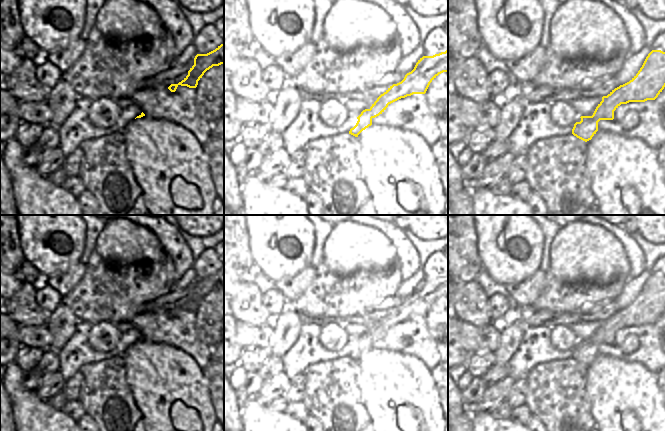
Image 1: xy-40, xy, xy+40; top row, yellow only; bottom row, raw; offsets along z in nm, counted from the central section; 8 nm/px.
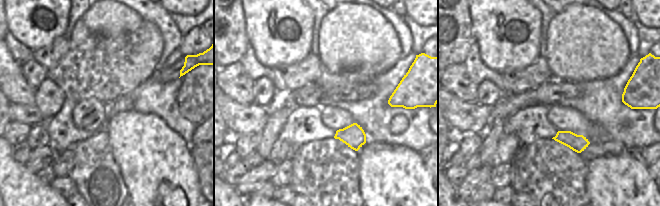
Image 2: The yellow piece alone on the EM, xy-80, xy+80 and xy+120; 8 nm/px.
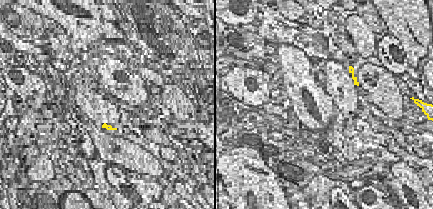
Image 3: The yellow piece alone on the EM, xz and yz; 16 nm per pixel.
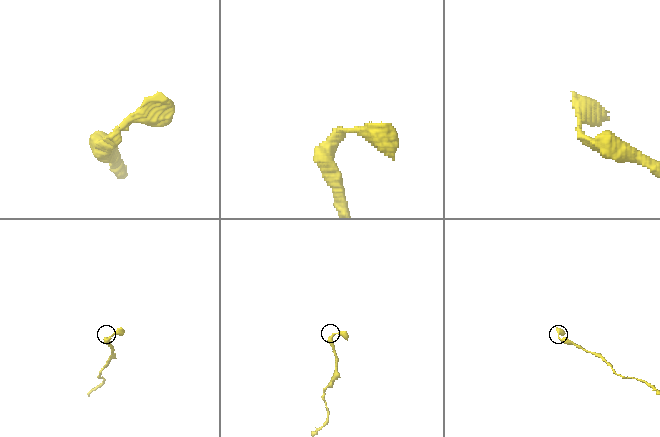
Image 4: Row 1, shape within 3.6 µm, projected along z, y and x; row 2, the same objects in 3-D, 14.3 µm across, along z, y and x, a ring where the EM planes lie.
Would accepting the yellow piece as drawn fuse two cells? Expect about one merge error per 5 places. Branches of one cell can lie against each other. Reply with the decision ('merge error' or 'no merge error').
no merge error

